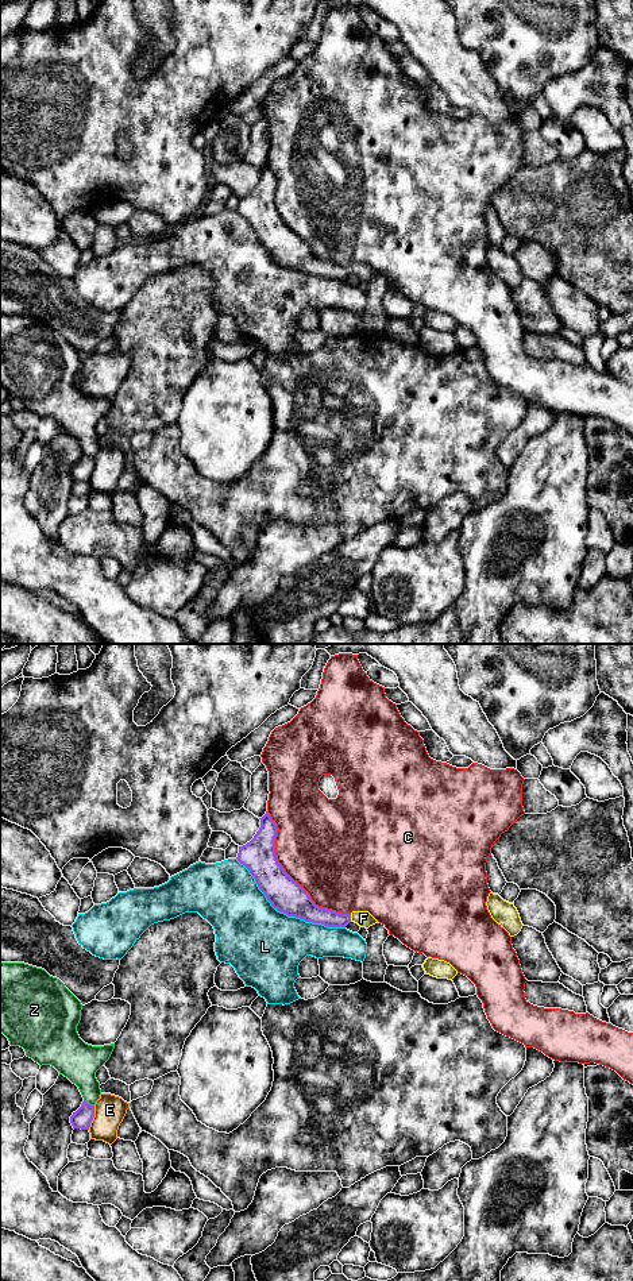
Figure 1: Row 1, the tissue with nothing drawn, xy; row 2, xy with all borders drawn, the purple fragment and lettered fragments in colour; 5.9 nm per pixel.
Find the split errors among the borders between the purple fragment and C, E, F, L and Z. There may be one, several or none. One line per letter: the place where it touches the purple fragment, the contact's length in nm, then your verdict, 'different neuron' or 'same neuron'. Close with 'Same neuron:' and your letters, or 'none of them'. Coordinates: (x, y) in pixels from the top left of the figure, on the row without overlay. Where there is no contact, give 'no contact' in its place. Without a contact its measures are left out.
C: contact xy (288, 227); length 800 nm; different neuron
E: contact xy (93, 469); length 150 nm; different neuron
F: contact xy (350, 270); length 30 nm; same neuron
L: contact xy (285, 265); length 750 nm; different neuron
Z: contact xy (89, 456); length 80 nm; different neuron
Same neuron: F

